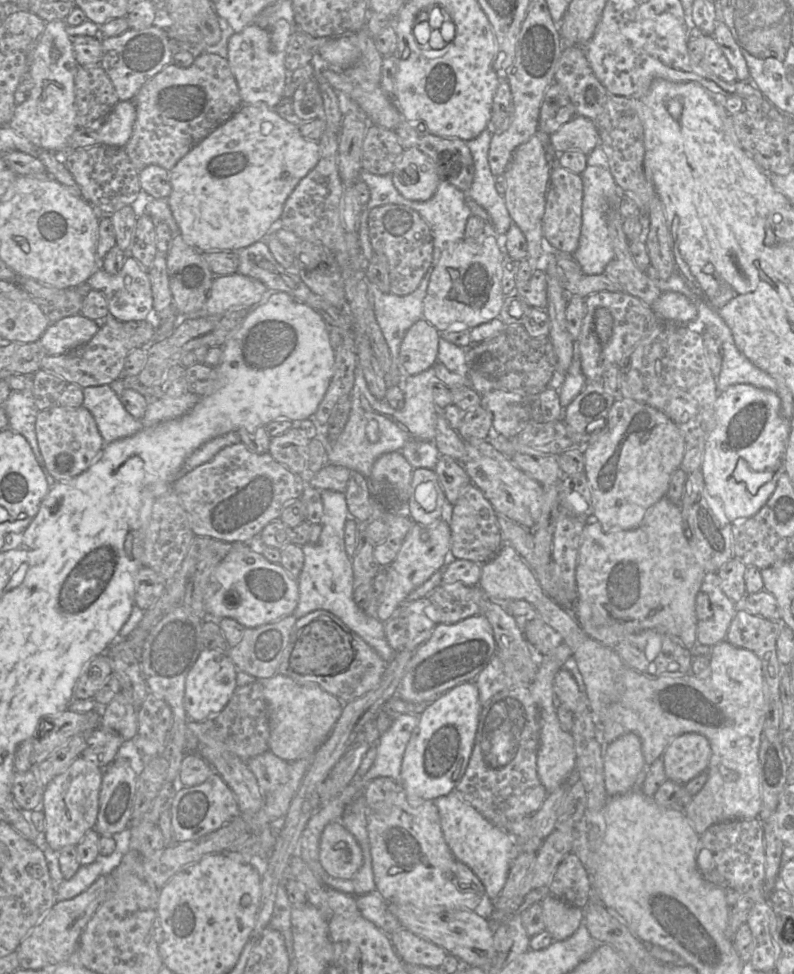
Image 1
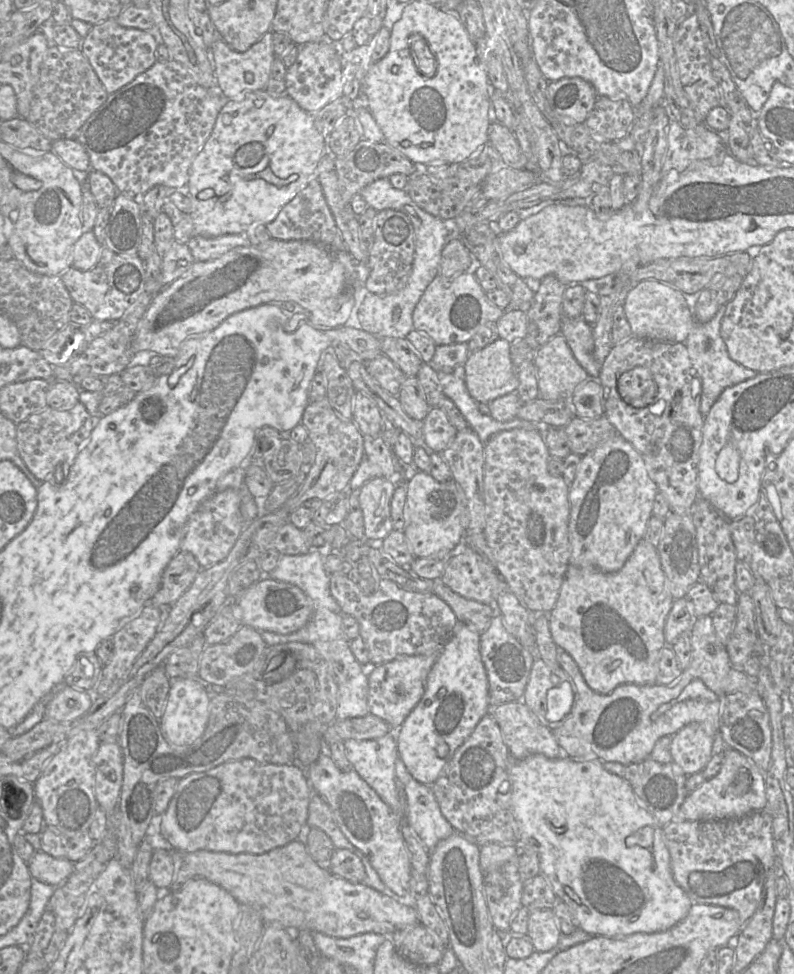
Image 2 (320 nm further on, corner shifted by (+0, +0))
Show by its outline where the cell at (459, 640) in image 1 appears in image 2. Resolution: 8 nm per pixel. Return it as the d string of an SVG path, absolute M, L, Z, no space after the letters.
M438 654L400 655L394 660L377 665L368 675L369 713L384 720L392 730L399 729L409 713L421 700L428 674Z

